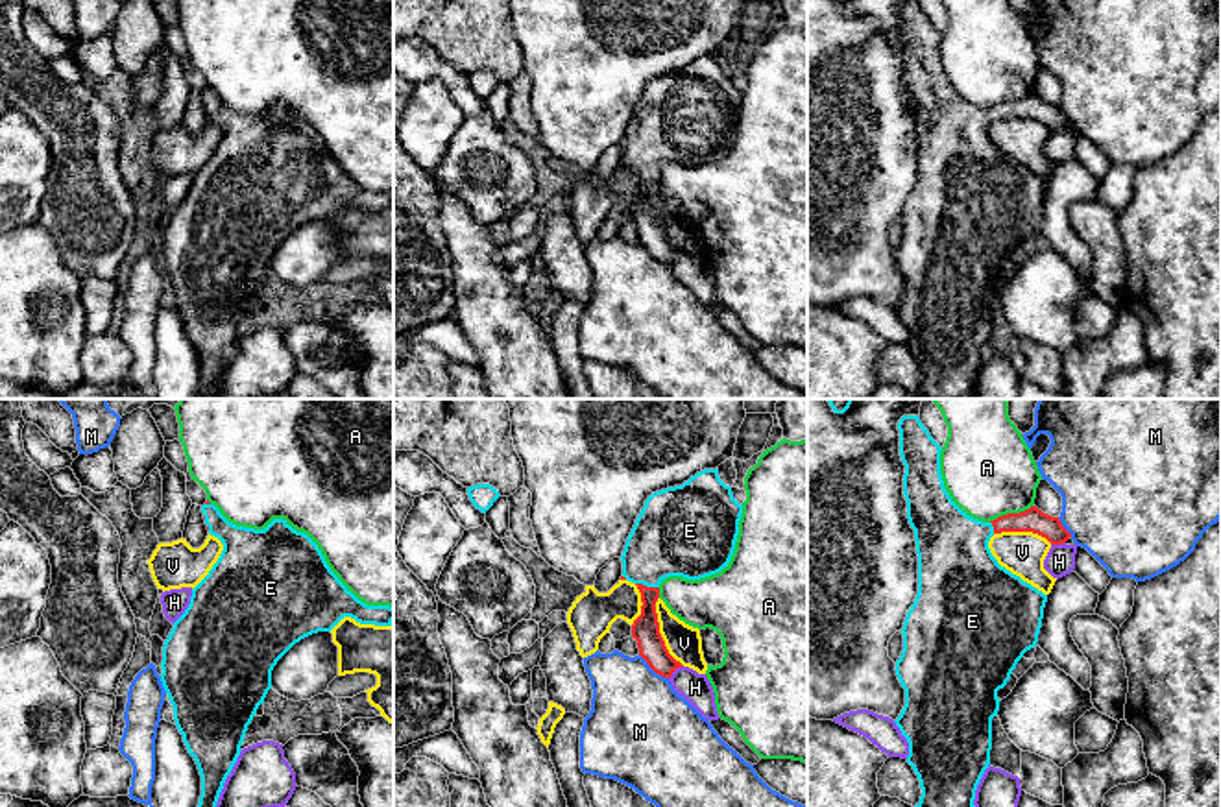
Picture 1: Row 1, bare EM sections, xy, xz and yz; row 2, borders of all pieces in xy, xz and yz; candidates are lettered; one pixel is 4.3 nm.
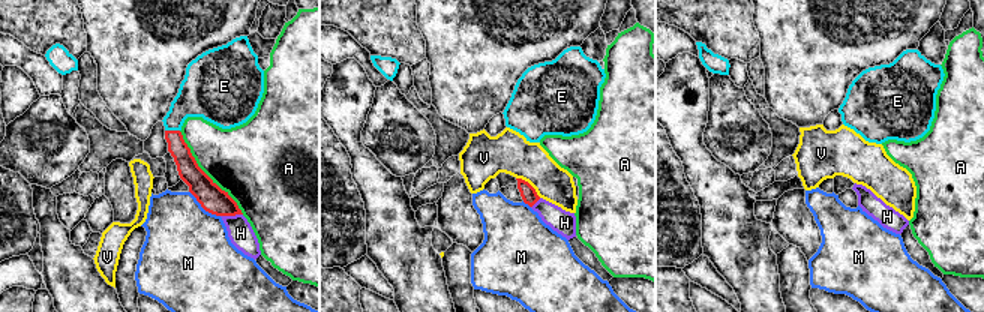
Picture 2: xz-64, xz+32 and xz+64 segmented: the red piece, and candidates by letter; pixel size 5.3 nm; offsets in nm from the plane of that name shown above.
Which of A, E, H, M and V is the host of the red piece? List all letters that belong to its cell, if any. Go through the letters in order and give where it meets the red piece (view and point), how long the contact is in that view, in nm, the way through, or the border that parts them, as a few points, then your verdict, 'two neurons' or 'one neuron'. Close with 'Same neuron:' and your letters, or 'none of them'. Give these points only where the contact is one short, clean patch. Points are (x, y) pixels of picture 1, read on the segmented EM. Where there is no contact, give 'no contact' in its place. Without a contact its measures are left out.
A: meets red in yz at (1011, 514); contact 220 nm long; two neurons
E: meets red in xz at (647, 588); contact 110 nm long; one neuron
H: meets red in xz at (675, 669); contact 90 nm long; two neurons
M: meets red in xz at (652, 669); contact 170 nm long; two neurons
V: meets red in xz at (658, 632); contact 320 nm long; two neurons
Same neuron: E

